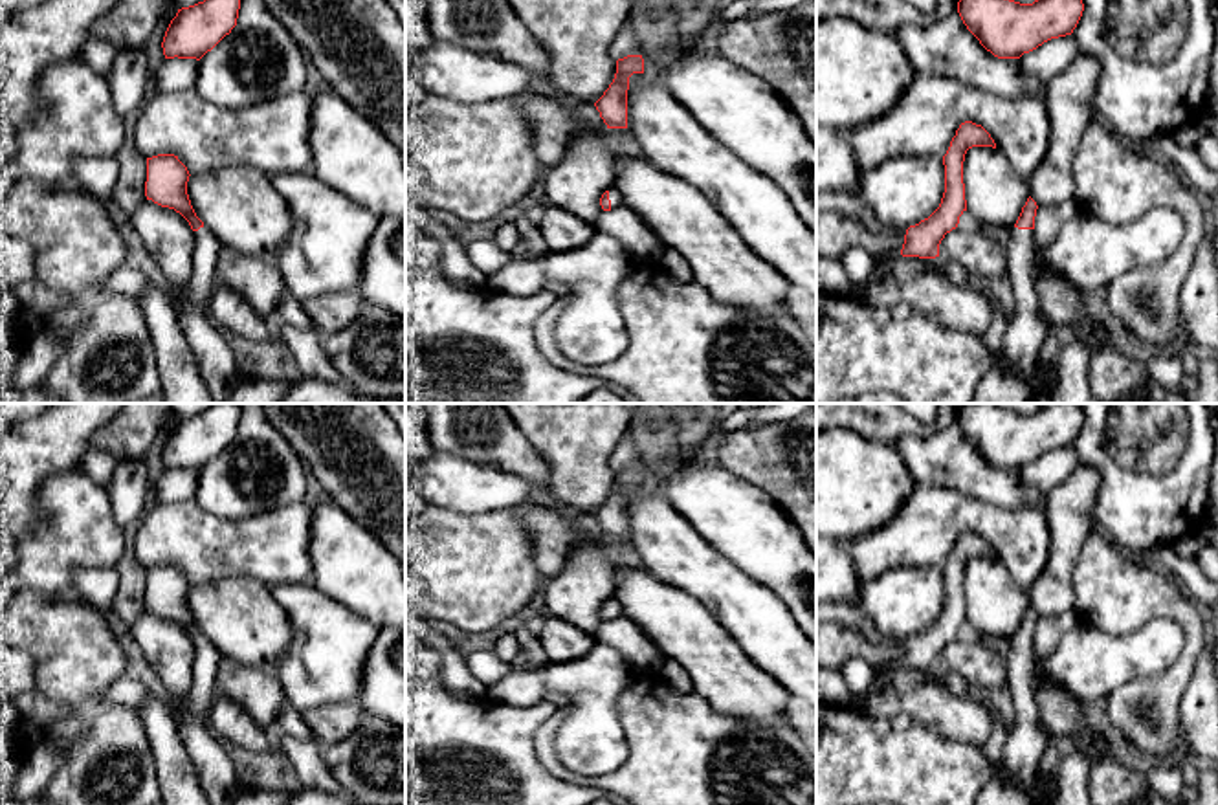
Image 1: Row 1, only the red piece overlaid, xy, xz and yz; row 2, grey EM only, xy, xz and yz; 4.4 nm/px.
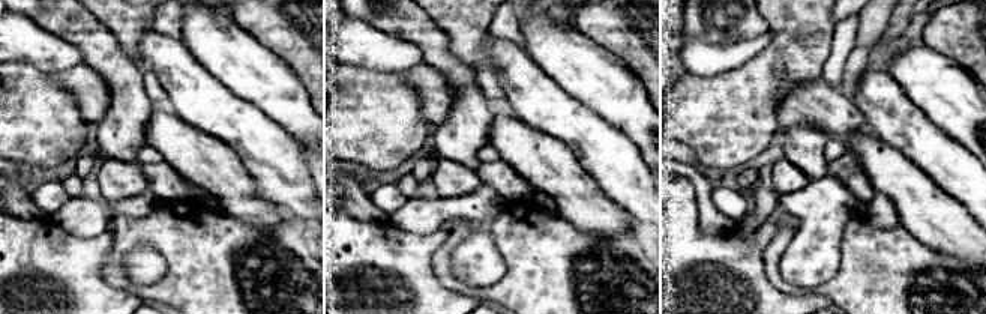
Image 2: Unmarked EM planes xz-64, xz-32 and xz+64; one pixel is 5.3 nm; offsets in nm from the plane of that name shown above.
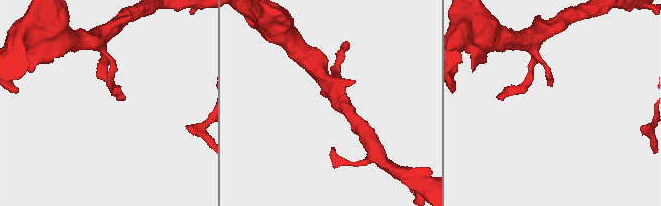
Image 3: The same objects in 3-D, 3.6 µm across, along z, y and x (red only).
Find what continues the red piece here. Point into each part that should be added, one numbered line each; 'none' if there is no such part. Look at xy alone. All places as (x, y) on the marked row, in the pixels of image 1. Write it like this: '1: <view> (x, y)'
1: xy (217, 363)

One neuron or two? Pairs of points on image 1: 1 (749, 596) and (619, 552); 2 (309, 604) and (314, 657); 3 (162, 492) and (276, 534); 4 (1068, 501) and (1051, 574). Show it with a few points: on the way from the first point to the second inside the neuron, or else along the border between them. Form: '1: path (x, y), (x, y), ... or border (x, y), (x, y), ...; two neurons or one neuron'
1: border (628, 538), (644, 567); two neurons
2: path (314, 617), (314, 644); one neuron
3: border (193, 497), (182, 503), (153, 505); two neurons
4: path (1068, 519), (1062, 556); one neuron

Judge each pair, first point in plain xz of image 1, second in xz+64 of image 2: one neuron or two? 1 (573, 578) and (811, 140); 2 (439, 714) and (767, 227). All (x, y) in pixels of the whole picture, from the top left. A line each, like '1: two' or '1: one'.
1: one
2: one

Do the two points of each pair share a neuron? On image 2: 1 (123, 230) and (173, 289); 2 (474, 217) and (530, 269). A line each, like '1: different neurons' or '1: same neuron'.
1: same neuron
2: different neurons

